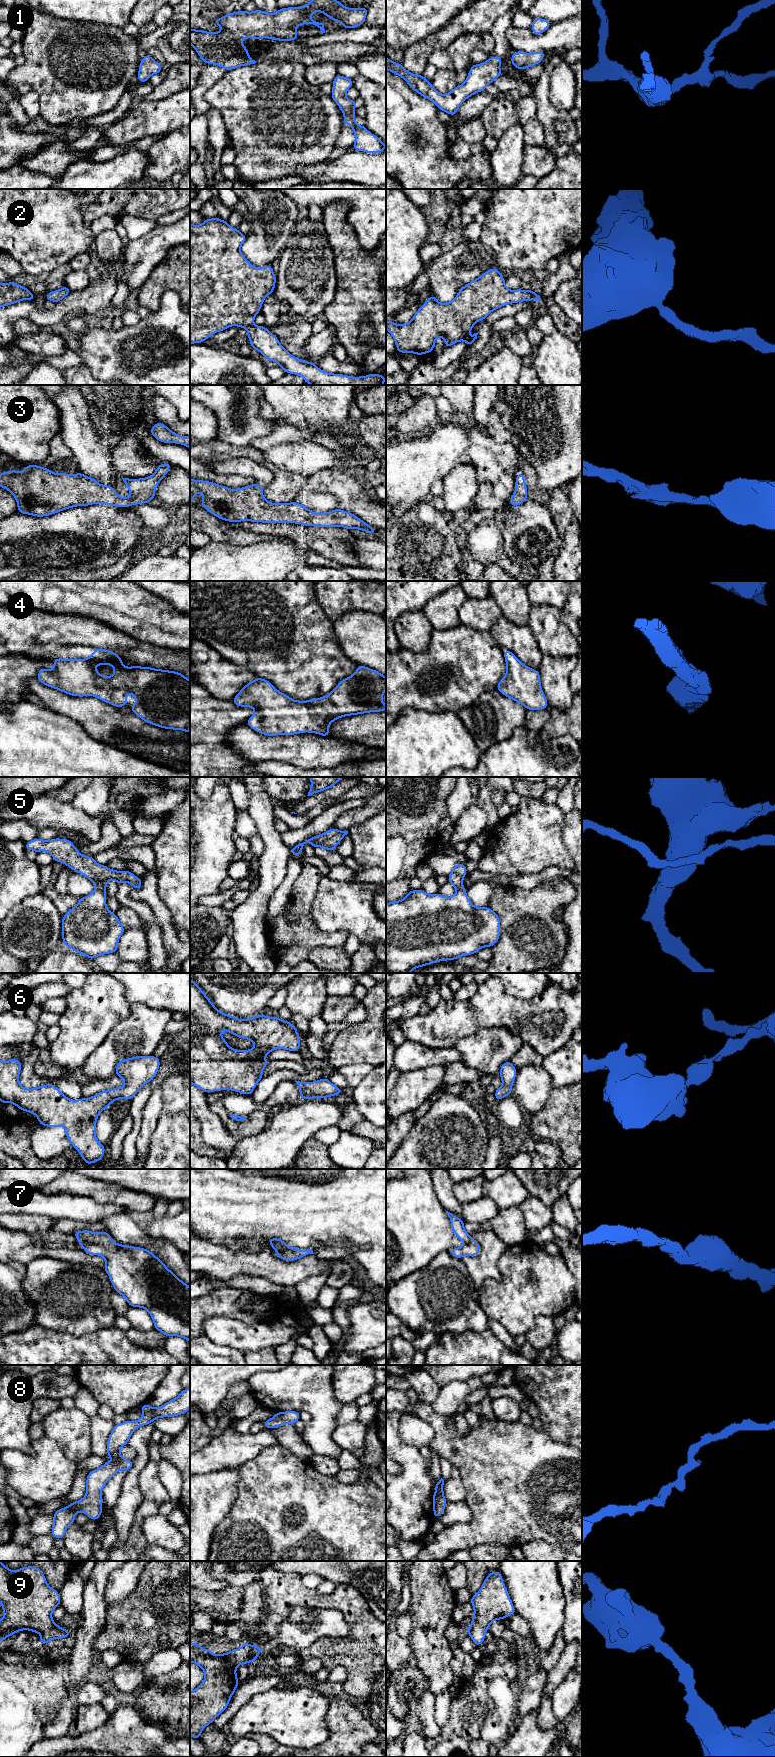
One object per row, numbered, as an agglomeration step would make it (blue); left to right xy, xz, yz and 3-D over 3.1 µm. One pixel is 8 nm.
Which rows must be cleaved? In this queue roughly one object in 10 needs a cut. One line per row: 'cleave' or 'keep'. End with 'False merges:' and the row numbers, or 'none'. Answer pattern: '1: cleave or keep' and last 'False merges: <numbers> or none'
1: keep
2: keep
3: keep
4: keep
5: cleave
6: keep
7: keep
8: keep
9: keep
False merges: 5

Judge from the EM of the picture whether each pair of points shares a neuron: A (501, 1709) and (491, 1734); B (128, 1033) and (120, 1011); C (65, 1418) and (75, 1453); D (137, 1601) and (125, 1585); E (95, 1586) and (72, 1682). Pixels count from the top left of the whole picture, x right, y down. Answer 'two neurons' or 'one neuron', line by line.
A: one neuron
B: two neurons
C: one neuron
D: two neurons
E: one neuron

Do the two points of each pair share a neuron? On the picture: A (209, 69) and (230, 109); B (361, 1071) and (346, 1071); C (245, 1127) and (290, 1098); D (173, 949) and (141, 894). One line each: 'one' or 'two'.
A: two
B: one
C: two
D: one

